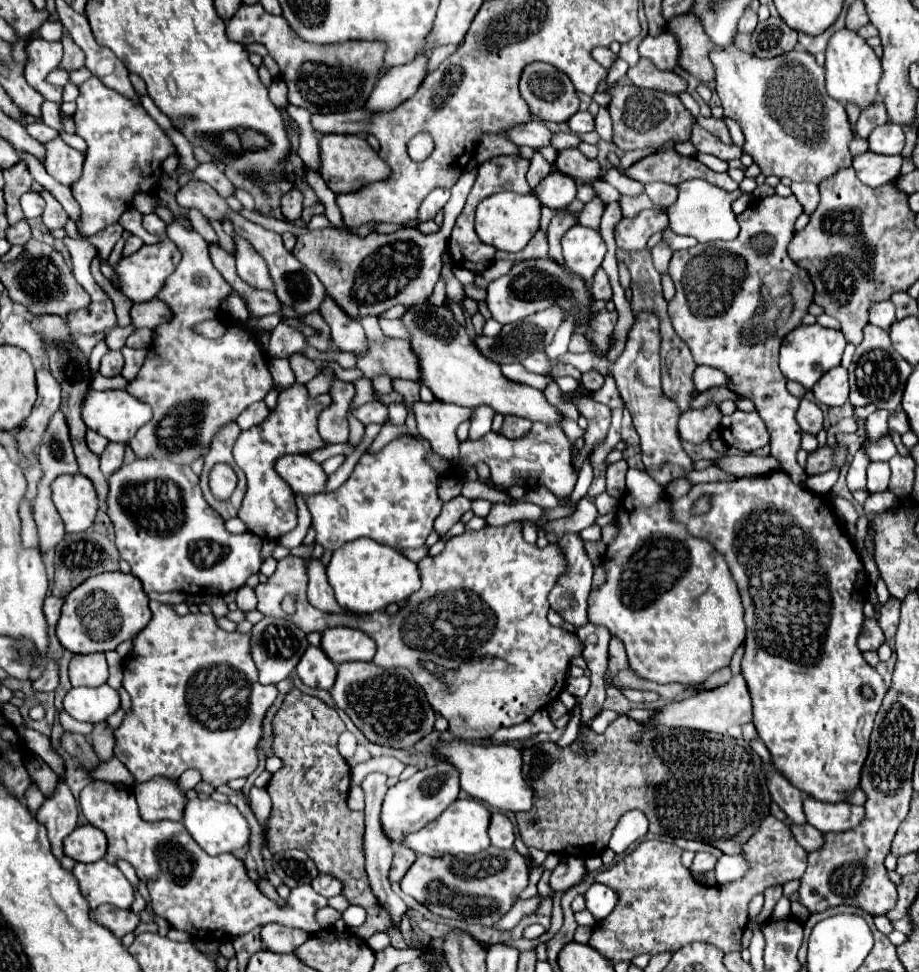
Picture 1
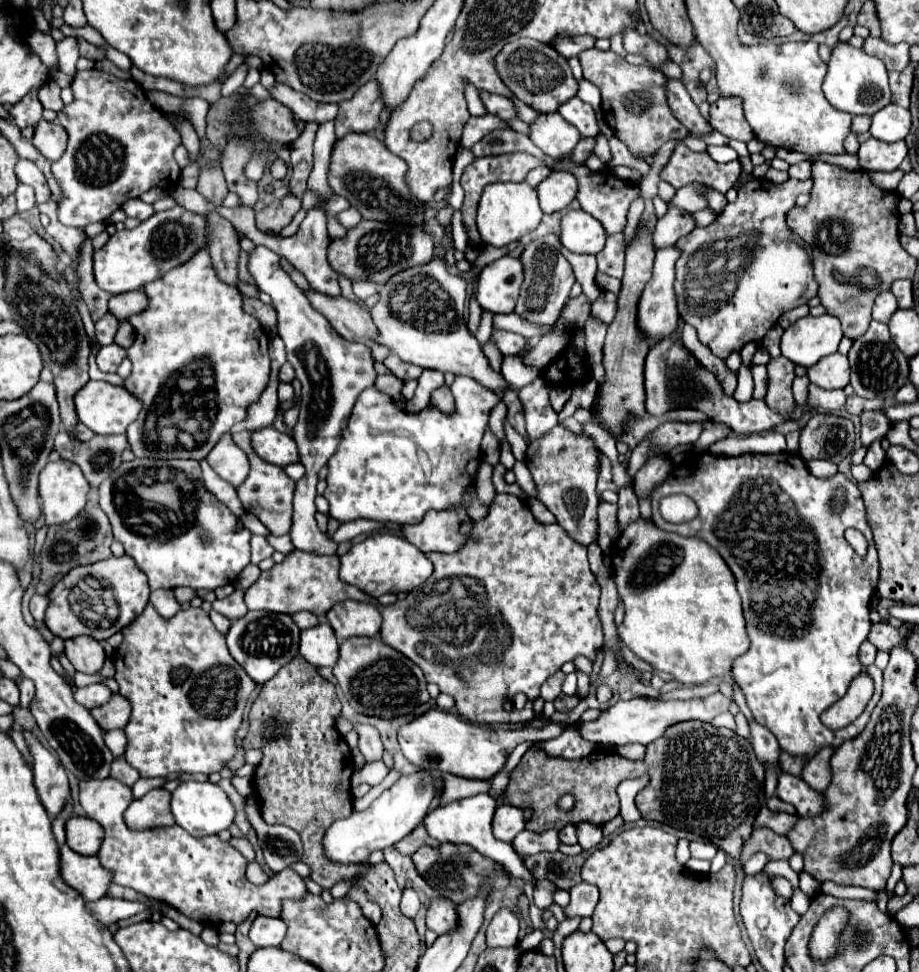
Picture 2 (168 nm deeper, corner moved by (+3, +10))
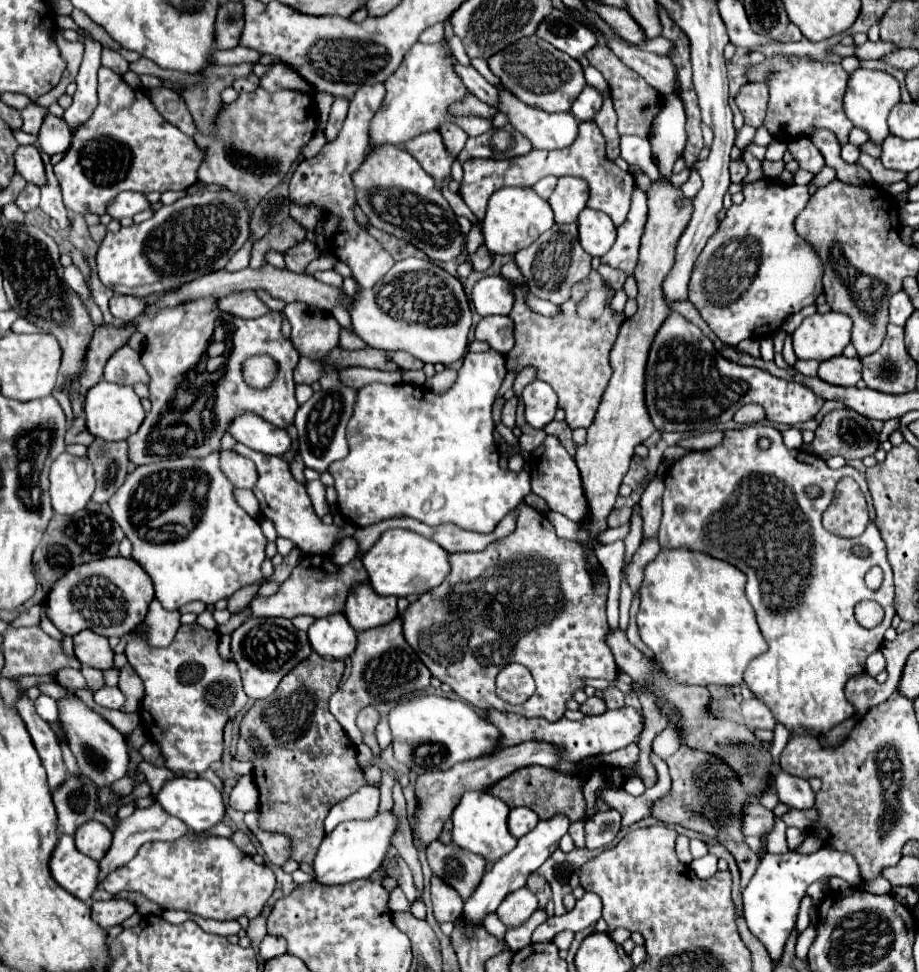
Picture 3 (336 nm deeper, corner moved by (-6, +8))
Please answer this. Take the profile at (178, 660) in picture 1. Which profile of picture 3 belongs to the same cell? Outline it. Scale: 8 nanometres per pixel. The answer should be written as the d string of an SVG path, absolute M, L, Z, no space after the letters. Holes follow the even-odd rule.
M198 624L180 626L172 644L166 648L152 648L142 636L132 636L132 640L126 646L126 658L134 666L146 688L140 714L142 722L150 730L152 738L158 742L166 758L166 768L170 770L186 770L200 774L206 768L210 768L212 762L220 760L224 752L222 728L248 702L248 696L242 690L242 680L236 664L232 660L222 660L218 656L216 646L218 646L218 632L206 630Z

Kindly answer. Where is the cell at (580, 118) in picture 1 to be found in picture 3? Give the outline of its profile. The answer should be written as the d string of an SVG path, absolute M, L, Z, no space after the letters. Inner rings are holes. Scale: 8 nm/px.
M586 86L584 92L574 100L572 104L572 114L576 120L592 120L598 108L602 106L602 94L594 86Z

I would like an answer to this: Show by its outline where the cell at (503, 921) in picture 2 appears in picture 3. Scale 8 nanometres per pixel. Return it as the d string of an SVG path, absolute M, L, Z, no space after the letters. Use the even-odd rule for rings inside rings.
M524 886L524 888L518 888L518 892L512 892L510 896L506 896L498 906L496 914L506 924L506 928L516 928L526 918L530 918L530 914L536 908L538 908L536 894L528 890L528 886Z

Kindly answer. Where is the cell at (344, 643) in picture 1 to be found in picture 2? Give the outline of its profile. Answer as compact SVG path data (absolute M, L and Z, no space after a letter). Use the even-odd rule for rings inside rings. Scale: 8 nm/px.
M339 602L325 614L325 622L333 628L337 642L343 642L353 636L367 636L373 638L379 634L381 628L381 616L375 606L359 604L359 602Z

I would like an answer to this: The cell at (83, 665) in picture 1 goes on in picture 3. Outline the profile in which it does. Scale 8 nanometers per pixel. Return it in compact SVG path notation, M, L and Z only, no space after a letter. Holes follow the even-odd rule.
M82 630L78 636L74 636L74 654L82 664L98 670L108 670L114 664L114 652L108 638L90 630Z

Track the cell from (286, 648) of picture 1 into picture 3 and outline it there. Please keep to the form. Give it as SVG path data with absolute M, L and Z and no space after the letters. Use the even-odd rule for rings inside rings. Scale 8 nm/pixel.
M248 618L232 632L232 660L240 670L244 692L252 700L268 698L278 682L312 652L306 632L298 630L286 618Z

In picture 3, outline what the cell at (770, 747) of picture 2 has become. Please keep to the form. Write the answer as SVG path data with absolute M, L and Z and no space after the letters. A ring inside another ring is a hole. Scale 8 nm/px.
M750 698L742 702L742 716L744 716L744 724L750 728L766 728L766 730L774 730L774 716L772 712L766 708L766 704L762 704L762 700L758 698Z

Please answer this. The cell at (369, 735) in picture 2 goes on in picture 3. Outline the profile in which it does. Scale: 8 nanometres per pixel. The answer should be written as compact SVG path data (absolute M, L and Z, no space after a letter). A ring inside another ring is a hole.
M364 706L360 712L358 712L358 718L356 718L356 724L362 732L374 732L376 724L378 724L378 712L374 706Z

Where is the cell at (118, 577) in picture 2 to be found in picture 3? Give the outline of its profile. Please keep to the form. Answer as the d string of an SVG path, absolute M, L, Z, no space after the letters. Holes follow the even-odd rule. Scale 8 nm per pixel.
M102 558L90 564L70 568L46 598L46 616L66 636L74 636L80 630L92 630L100 636L126 636L148 614L148 606L154 600L154 586L142 566L132 558Z

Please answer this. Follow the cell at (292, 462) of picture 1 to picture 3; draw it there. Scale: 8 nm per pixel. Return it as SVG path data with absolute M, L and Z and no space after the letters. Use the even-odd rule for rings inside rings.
M244 412L236 416L228 430L236 442L246 444L248 448L260 450L264 454L272 456L282 456L290 448L290 436L286 430L262 420L254 412Z

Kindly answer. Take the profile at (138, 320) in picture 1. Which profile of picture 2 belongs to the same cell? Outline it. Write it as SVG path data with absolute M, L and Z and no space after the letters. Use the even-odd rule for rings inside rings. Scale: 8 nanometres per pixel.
M135 290L135 292L127 292L127 294L117 294L109 300L109 312L115 318L131 318L133 314L141 314L145 312L149 300L145 290Z

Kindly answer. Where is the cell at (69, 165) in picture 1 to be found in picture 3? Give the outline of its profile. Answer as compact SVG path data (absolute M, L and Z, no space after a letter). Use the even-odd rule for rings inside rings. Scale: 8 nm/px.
M48 112L38 134L40 148L52 156L58 152L66 152L70 148L70 142L72 142L72 134L68 124L62 118L56 118Z

